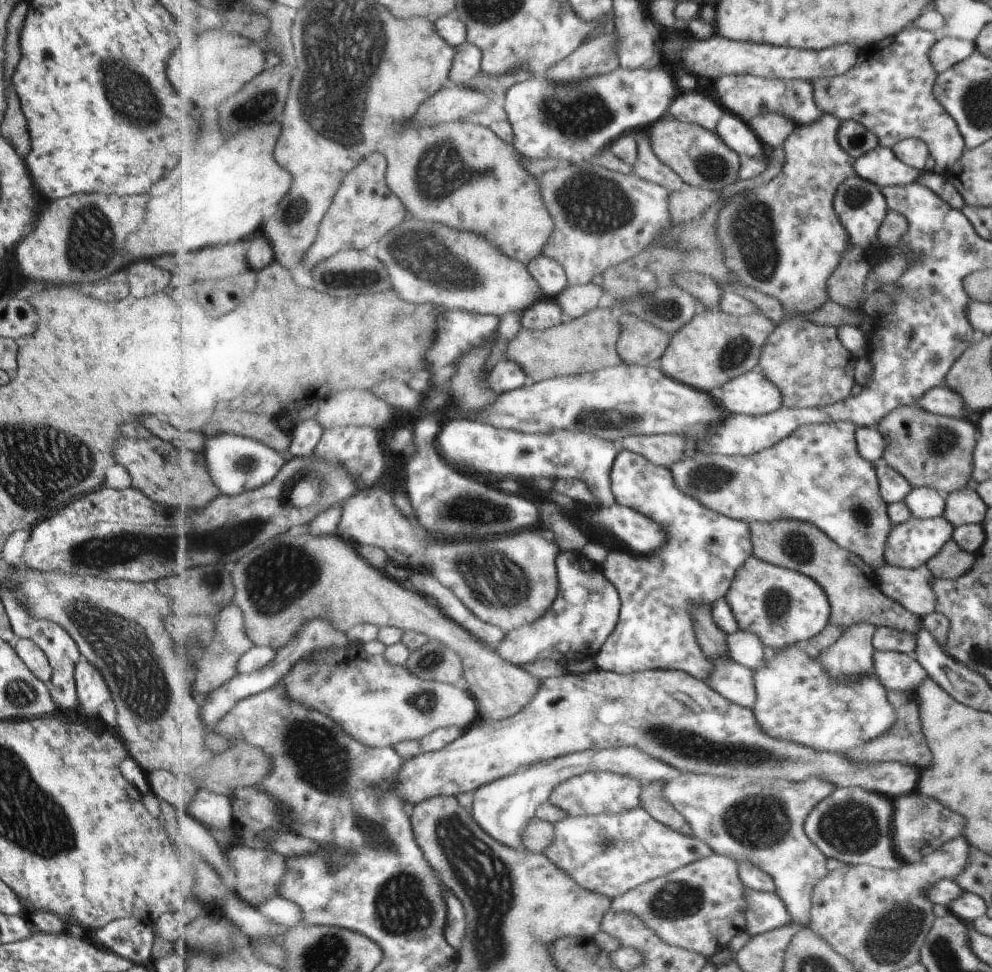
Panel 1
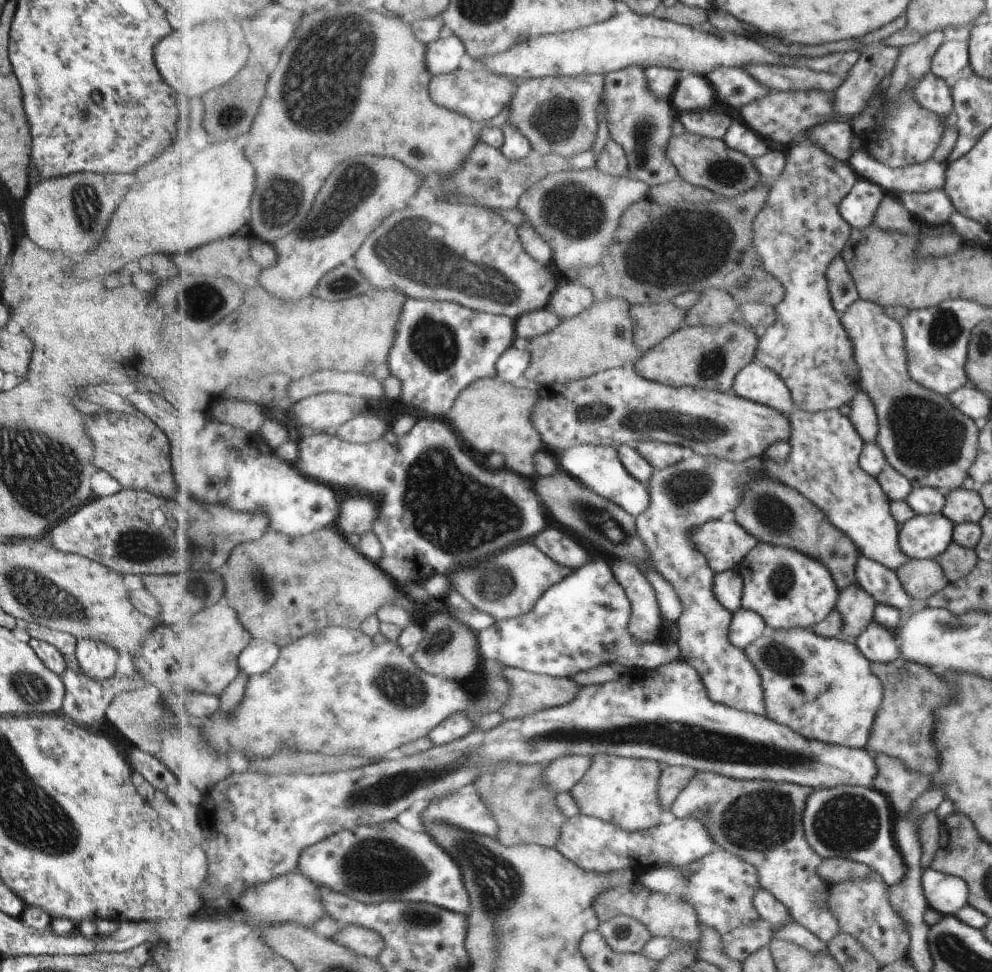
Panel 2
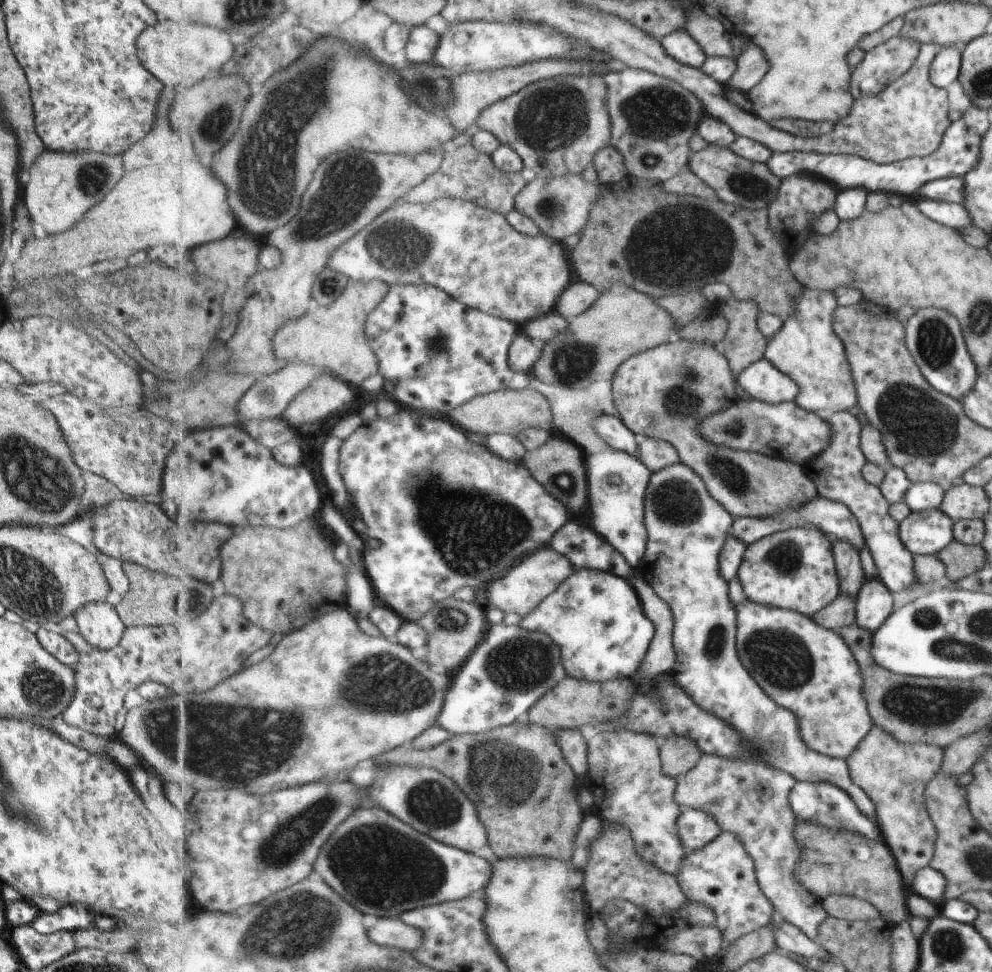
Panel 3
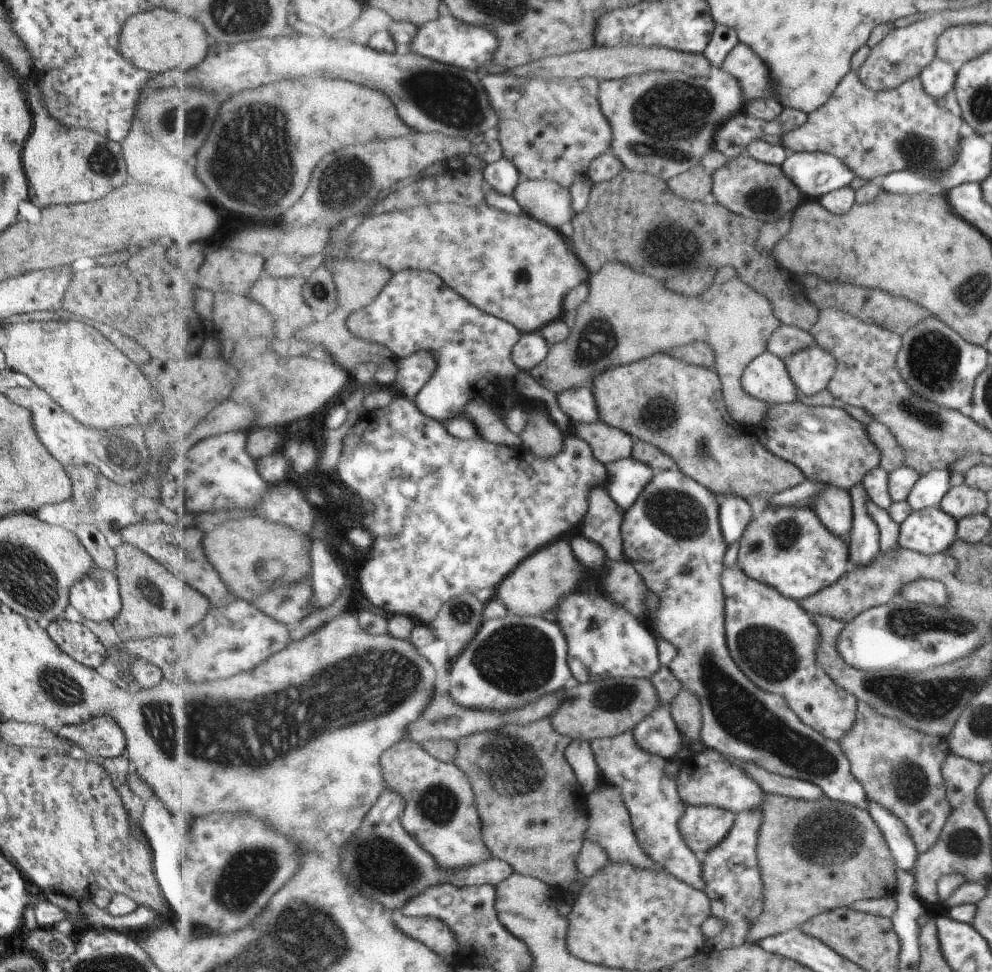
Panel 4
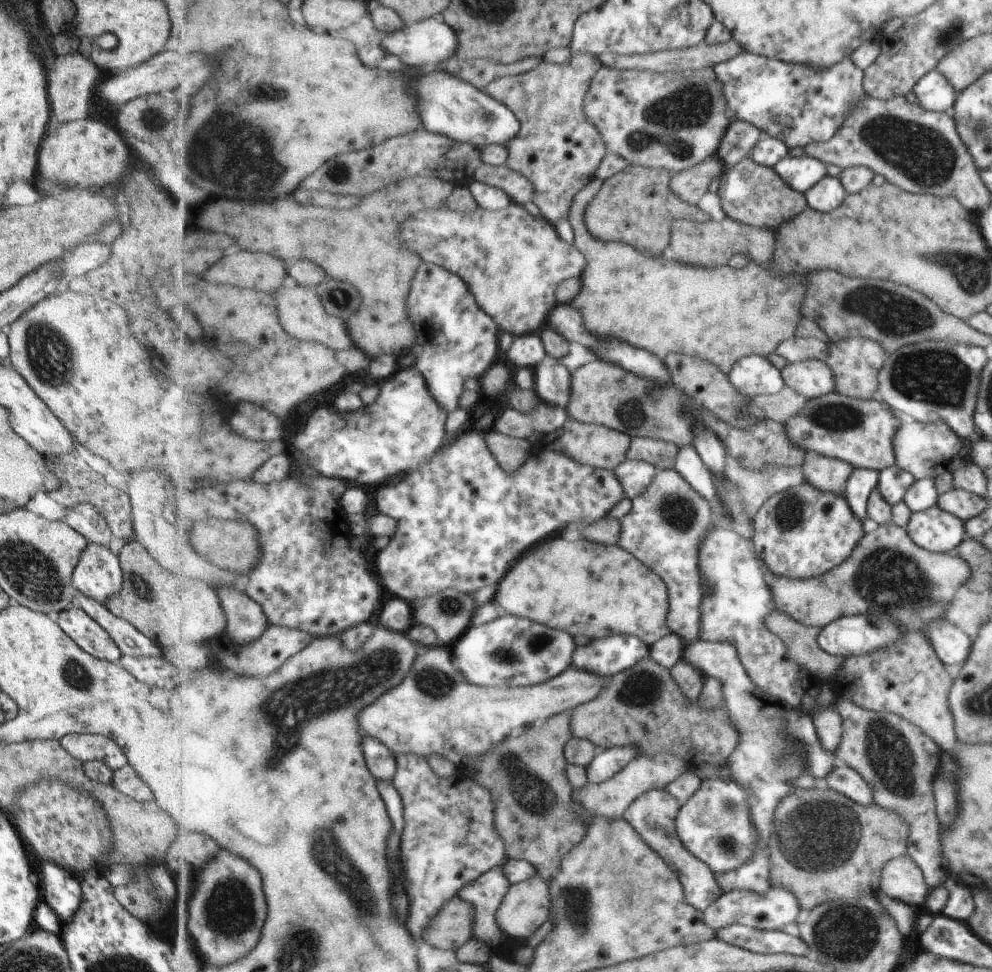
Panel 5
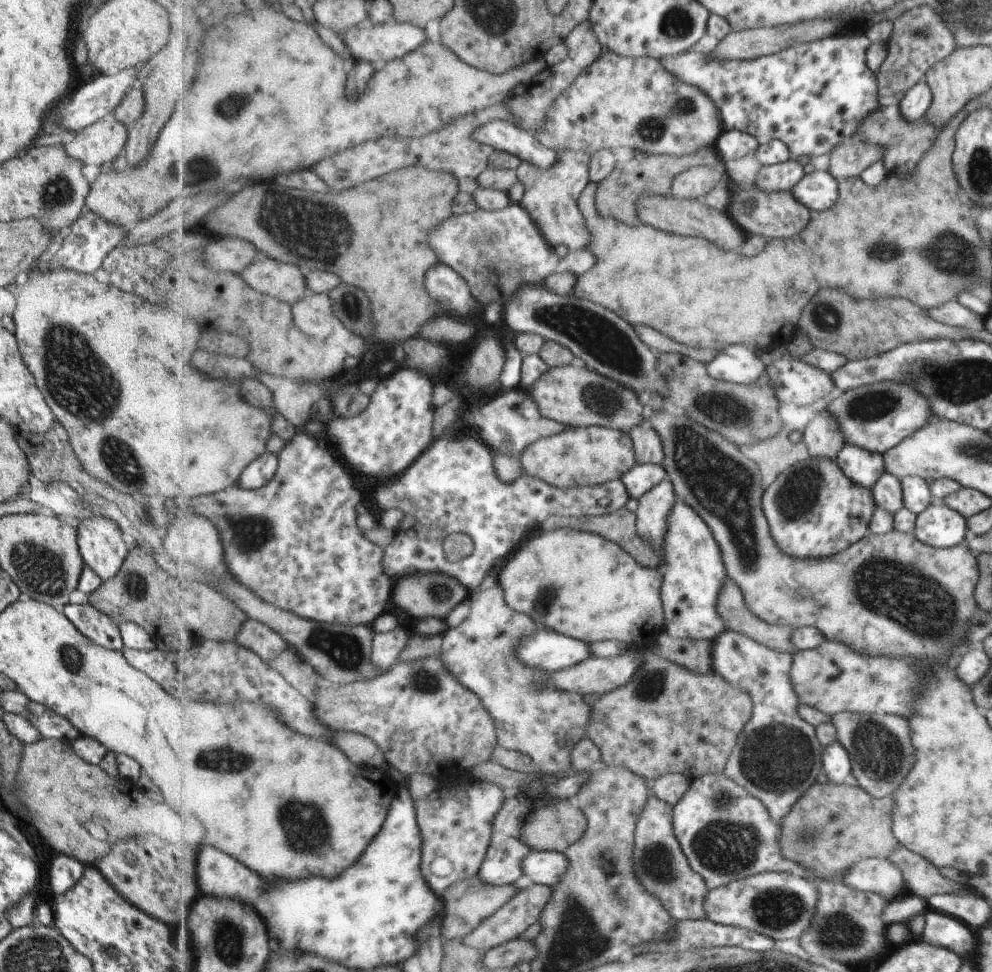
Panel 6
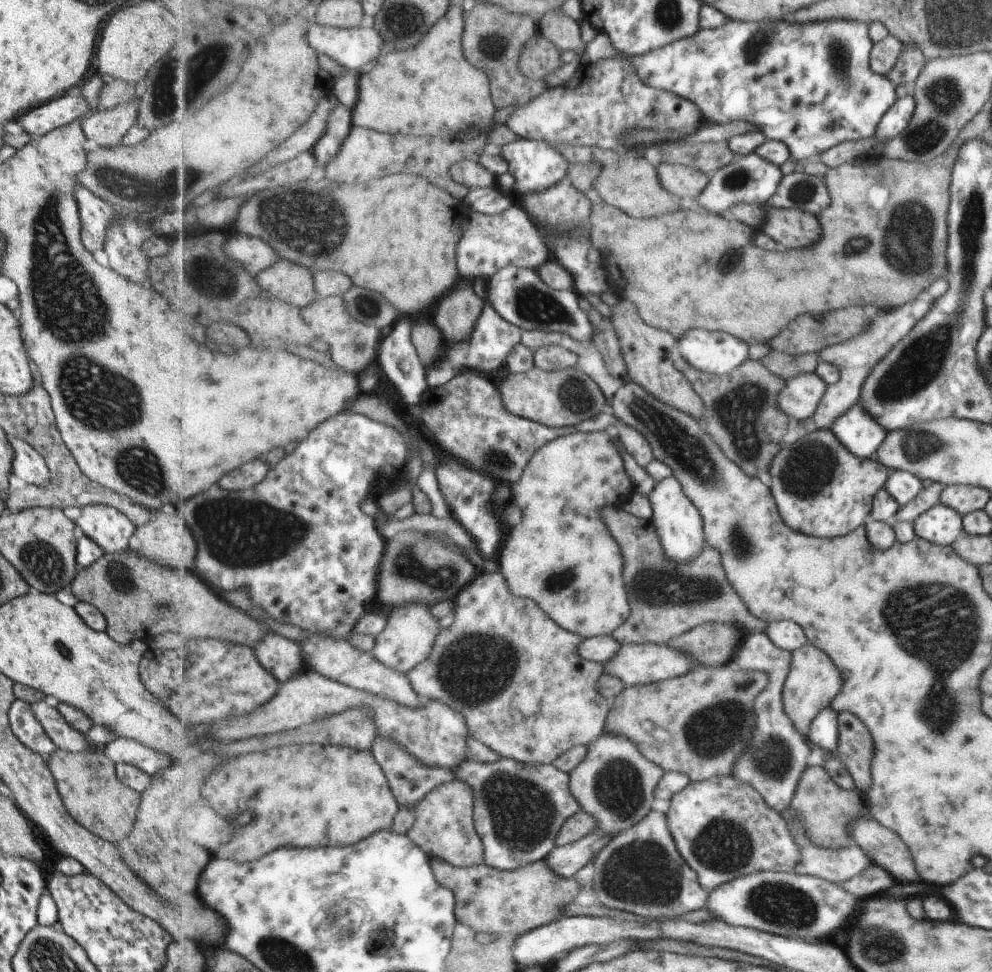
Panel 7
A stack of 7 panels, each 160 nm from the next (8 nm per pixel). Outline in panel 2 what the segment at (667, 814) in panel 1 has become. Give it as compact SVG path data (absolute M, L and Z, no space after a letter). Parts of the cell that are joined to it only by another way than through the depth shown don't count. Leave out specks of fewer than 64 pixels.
M663 766L660 779L660 800L665 810L670 810L679 794L697 774L697 770L689 766Z

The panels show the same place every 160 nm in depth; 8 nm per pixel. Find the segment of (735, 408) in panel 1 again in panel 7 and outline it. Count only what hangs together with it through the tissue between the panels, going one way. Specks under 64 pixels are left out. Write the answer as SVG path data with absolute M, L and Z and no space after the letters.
M694 328L687 331L677 340L678 354L683 355L695 368L713 374L724 375L737 370L747 359L750 358L750 345L736 336L724 332L709 332Z

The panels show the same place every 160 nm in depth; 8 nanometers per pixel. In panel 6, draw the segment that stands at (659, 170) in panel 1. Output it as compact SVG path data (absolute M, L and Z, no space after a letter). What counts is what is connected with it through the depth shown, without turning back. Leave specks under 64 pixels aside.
M607 50L592 67L581 75L569 90L554 99L553 110L545 128L529 130L541 144L555 150L578 150L597 154L600 150L637 150L643 154L668 154L681 157L715 146L723 134L724 125L719 108L707 92L673 76L661 60L645 57L625 57Z

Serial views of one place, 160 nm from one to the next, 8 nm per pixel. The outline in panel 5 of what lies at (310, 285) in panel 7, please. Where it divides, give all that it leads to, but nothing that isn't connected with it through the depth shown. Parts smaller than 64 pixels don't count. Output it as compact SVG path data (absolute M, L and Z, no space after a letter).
M235 249L198 278L270 293L279 290L289 277L288 264L281 256Z

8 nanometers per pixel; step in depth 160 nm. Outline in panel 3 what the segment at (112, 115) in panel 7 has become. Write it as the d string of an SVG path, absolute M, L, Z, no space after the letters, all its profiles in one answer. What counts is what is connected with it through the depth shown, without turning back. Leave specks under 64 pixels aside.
M43 150L37 160L33 160L27 170L27 180L23 186L23 204L29 210L31 218L43 227L47 235L69 230L82 219L84 212L102 199L123 176L121 156L105 156L87 151L77 152L47 152Z

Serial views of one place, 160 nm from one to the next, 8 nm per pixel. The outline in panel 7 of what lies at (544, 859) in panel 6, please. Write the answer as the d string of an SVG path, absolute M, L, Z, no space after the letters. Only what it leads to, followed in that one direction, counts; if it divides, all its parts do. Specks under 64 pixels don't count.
M593 831L575 843L557 847L547 858L550 865L564 877L574 877L589 862L595 862L599 853L615 840L613 835Z

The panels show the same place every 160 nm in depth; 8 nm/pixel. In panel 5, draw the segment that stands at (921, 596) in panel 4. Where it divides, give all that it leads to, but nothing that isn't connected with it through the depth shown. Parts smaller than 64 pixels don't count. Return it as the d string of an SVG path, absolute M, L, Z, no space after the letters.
M938 619L928 623L926 627L932 649L941 663L947 666L963 664L970 655L972 642L959 628L952 626L946 619Z

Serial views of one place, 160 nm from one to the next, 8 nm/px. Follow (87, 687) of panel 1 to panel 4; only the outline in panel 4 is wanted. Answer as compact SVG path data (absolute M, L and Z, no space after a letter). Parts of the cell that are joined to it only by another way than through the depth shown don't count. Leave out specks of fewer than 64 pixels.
M93 564L88 575L77 579L70 586L68 604L84 616L86 624L93 628L102 620L111 622L120 609L116 576Z

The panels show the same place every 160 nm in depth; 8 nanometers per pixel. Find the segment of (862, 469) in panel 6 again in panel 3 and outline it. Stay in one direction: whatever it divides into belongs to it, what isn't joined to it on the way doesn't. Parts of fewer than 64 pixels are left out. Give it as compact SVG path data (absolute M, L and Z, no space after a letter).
M876 577L865 579L861 592L856 596L855 623L868 630L870 635L891 612L892 599L886 586Z

